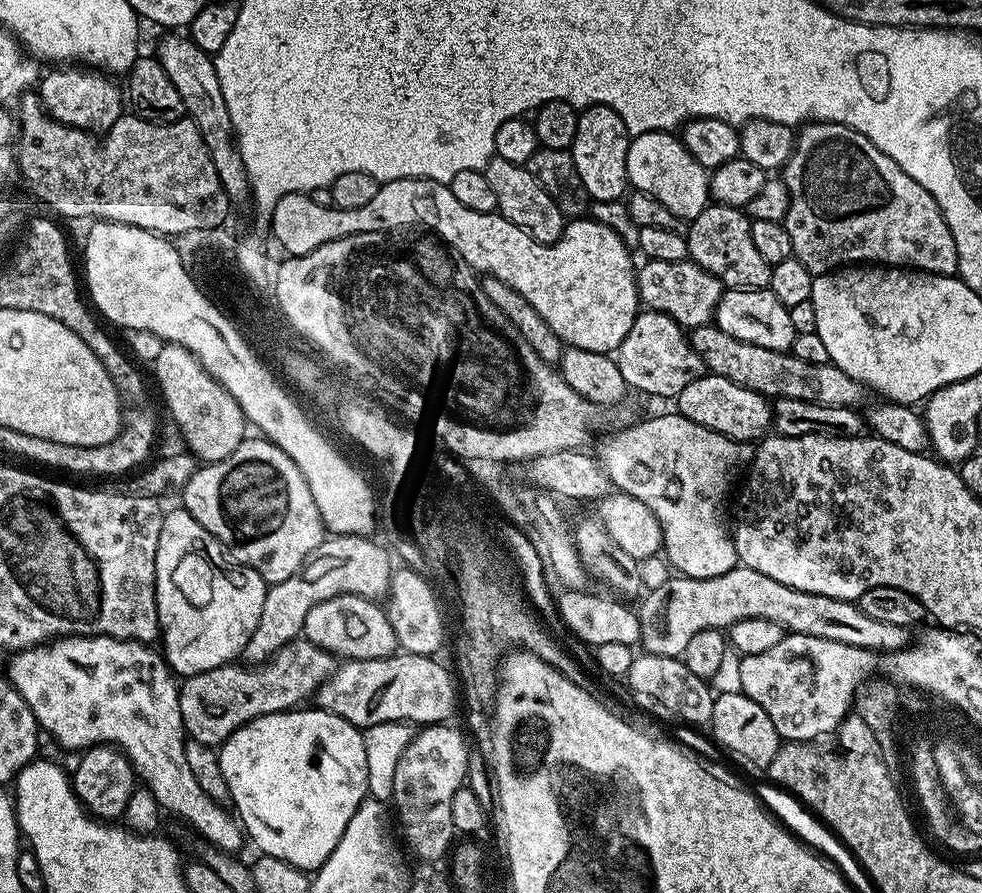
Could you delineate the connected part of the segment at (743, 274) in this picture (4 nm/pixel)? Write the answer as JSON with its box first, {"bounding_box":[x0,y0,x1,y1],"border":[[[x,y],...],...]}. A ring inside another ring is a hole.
{"bounding_box":[688,203,772,289],"border":[[[709,203],[702,214],[698,214],[698,218],[691,220],[688,225],[688,259],[702,266],[702,270],[714,274],[714,278],[718,278],[725,289],[767,288],[772,277],[772,265],[754,247],[751,225],[747,211],[725,204]]]}

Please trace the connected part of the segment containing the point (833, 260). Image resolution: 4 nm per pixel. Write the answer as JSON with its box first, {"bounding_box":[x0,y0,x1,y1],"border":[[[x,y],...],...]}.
{"bounding_box":[782,120,958,277],"border":[[[821,120],[805,123],[795,133],[795,148],[784,164],[782,179],[786,190],[790,190],[790,206],[782,223],[786,234],[790,234],[794,259],[802,262],[813,277],[857,262],[935,272],[938,276],[957,275],[958,246],[938,202],[894,158],[882,154],[866,134],[858,134],[845,124]]]}

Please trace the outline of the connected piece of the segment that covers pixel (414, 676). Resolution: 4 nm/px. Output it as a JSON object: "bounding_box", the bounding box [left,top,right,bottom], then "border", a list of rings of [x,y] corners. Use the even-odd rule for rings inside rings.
{"bounding_box":[315,651,458,730],"border":[[[405,651],[373,660],[347,659],[316,691],[315,707],[361,730],[376,730],[380,725],[391,726],[401,722],[409,726],[443,724],[453,719],[452,703],[456,696],[458,700],[458,688],[453,673],[451,676],[438,661]]]}

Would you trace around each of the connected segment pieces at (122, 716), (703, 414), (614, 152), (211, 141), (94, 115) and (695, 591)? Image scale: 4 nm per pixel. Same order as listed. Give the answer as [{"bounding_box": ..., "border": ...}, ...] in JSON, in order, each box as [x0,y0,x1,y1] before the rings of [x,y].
[{"bounding_box":[6,636,246,853],"border":[[[62,636],[51,642],[36,645],[35,648],[26,648],[22,652],[15,653],[7,661],[8,672],[6,679],[9,680],[18,690],[18,694],[22,694],[22,698],[26,702],[26,706],[30,706],[30,710],[34,714],[37,725],[41,729],[44,728],[61,744],[64,748],[80,748],[79,750],[87,750],[94,744],[111,744],[128,755],[136,775],[142,781],[143,787],[149,789],[155,796],[159,807],[165,813],[173,812],[176,816],[181,816],[184,820],[189,820],[196,827],[196,832],[207,842],[212,848],[219,848],[228,853],[239,853],[242,844],[246,842],[245,833],[242,831],[241,825],[238,823],[237,817],[231,811],[224,809],[223,803],[211,800],[202,790],[202,786],[198,786],[198,778],[194,778],[194,774],[190,771],[190,765],[186,762],[186,754],[184,746],[186,741],[186,733],[184,723],[182,722],[182,710],[180,709],[180,689],[178,687],[177,677],[168,666],[167,660],[159,651],[156,652],[147,643],[139,640],[116,640],[113,636]]]},{"bounding_box":[674,374,772,442],"border":[[[711,374],[700,376],[675,397],[674,404],[680,407],[677,408],[679,415],[690,418],[690,422],[698,422],[698,426],[706,426],[731,440],[756,442],[772,428],[769,397],[759,396],[754,390],[746,390],[746,386],[730,382],[730,378]]]},{"bounding_box":[570,104,630,200],"border":[[[591,104],[578,115],[578,130],[574,134],[574,142],[570,149],[574,158],[574,166],[578,166],[578,178],[582,178],[582,186],[586,186],[589,197],[596,200],[616,200],[629,191],[628,171],[626,170],[626,154],[630,134],[614,114],[601,104]]]},{"bounding_box":[154,34,250,201],"border":[[[164,34],[160,45],[154,49],[162,70],[170,74],[170,82],[182,94],[184,111],[187,119],[198,126],[198,134],[202,134],[202,142],[206,142],[206,150],[210,150],[210,162],[214,162],[214,170],[218,170],[218,178],[222,182],[222,190],[229,201],[248,200],[250,185],[248,175],[242,162],[242,154],[238,150],[234,122],[230,122],[230,110],[226,110],[226,98],[222,98],[222,82],[218,82],[215,59],[184,34]]]},{"bounding_box":[38,66,126,134],"border":[[[56,66],[53,72],[45,71],[38,81],[38,95],[44,106],[45,112],[53,120],[62,122],[71,128],[83,128],[93,134],[103,134],[118,122],[126,112],[126,100],[122,95],[122,88],[115,84],[111,75],[99,70],[93,70],[87,66]]]},{"bounding_box":[638,564,910,657],"border":[[[741,564],[715,578],[690,579],[679,574],[673,577],[654,587],[648,594],[646,592],[642,604],[638,606],[640,646],[647,655],[681,657],[686,645],[698,632],[726,630],[736,621],[748,617],[770,620],[789,633],[830,638],[830,642],[842,642],[846,646],[858,646],[881,654],[901,652],[910,643],[909,629],[894,626],[894,622],[870,618],[859,603],[794,590]]]}]

